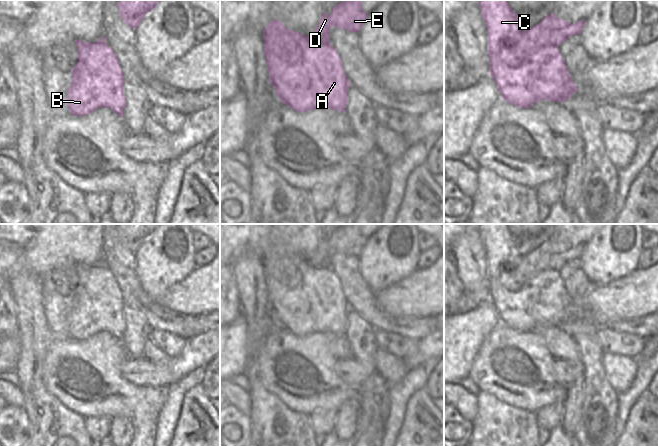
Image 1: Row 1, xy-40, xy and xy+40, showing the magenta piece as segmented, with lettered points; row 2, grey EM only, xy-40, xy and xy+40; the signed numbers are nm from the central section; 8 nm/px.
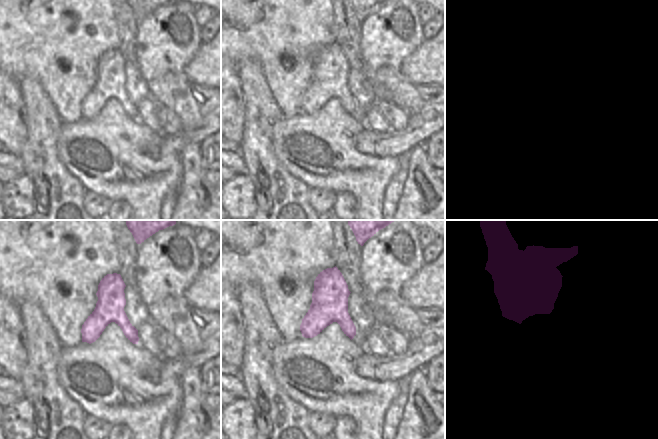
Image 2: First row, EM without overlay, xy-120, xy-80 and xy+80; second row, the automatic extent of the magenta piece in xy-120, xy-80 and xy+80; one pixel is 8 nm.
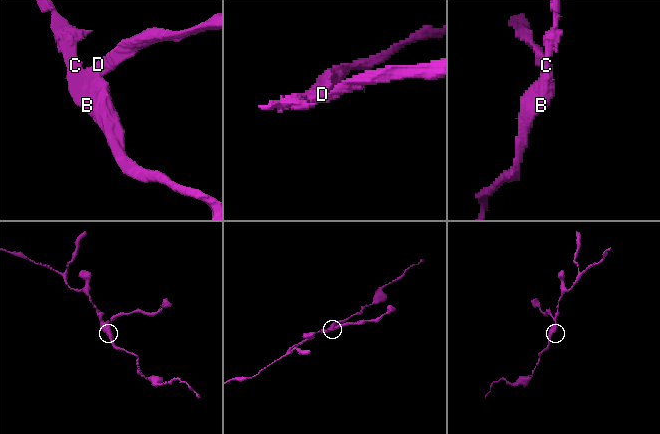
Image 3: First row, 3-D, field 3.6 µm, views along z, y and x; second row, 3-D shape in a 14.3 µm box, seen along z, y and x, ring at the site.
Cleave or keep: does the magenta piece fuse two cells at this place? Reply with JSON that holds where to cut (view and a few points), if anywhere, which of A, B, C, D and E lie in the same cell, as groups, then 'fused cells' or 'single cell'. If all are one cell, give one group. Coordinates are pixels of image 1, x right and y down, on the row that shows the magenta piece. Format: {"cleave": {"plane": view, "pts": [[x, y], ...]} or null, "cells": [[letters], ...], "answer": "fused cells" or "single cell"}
{"cleave": {"plane": "xy", "pts": [[328, 41], [302, 38], [302, 56], [295, 63], [280, 58]]}, "cells": [["A", "B", "C"], ["D", "E"]], "answer": "fused cells"}

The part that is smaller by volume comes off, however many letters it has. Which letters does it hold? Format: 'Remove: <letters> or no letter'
Remove: D, E

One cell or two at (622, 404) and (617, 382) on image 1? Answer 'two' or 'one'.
two

